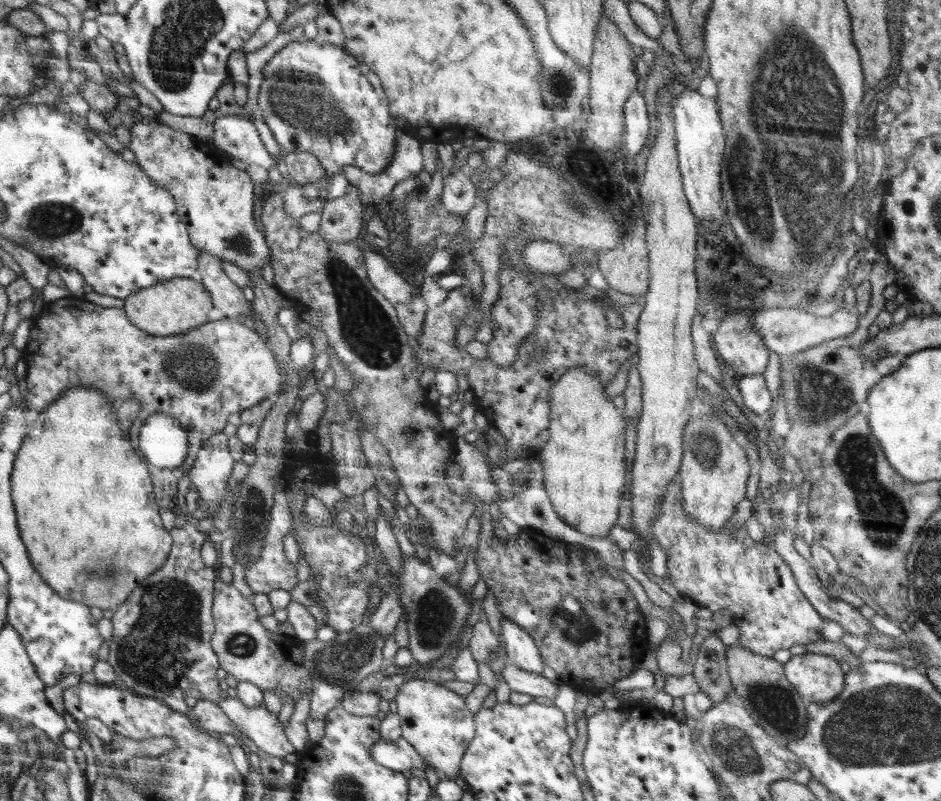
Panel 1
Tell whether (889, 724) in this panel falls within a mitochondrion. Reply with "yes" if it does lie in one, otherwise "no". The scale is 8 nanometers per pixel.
yes

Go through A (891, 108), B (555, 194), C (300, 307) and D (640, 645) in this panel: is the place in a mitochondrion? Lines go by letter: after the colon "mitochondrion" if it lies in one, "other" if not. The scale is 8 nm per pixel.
A: other
B: mitochondrion
C: other
D: other

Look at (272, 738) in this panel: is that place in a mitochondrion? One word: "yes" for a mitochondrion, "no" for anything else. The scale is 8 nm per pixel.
no

